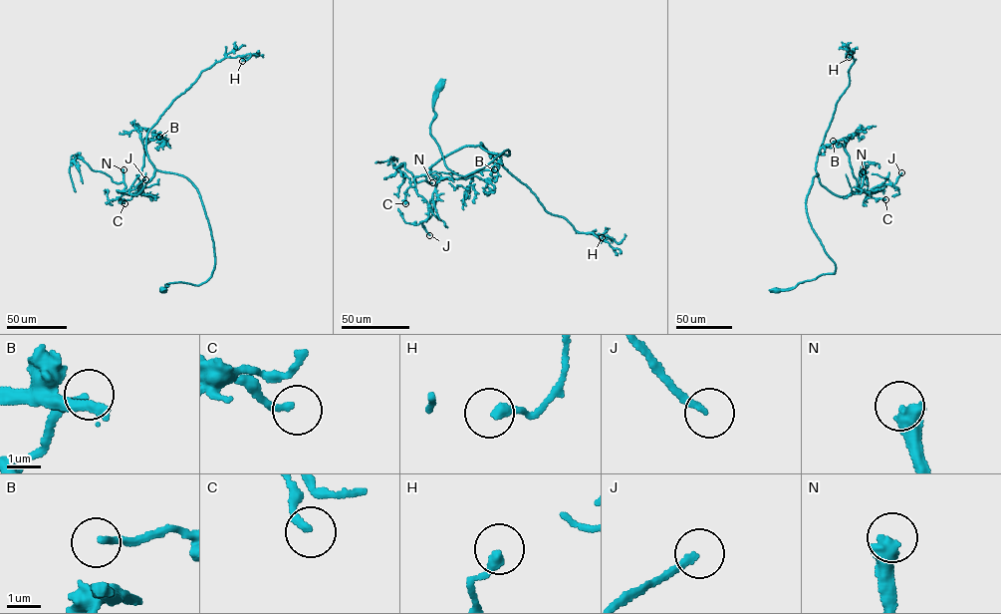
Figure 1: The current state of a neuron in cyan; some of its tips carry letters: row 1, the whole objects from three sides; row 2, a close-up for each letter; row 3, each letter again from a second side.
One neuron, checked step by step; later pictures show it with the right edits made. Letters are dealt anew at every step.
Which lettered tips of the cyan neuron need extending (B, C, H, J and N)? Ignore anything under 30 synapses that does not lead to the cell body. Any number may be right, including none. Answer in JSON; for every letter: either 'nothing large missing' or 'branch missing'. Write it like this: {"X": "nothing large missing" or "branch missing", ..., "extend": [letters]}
{"B": "nothing large missing", "C": "nothing large missing", "H": "nothing large missing", "J": "branch missing", "N": "branch missing", "extend": ["J", "N"]}

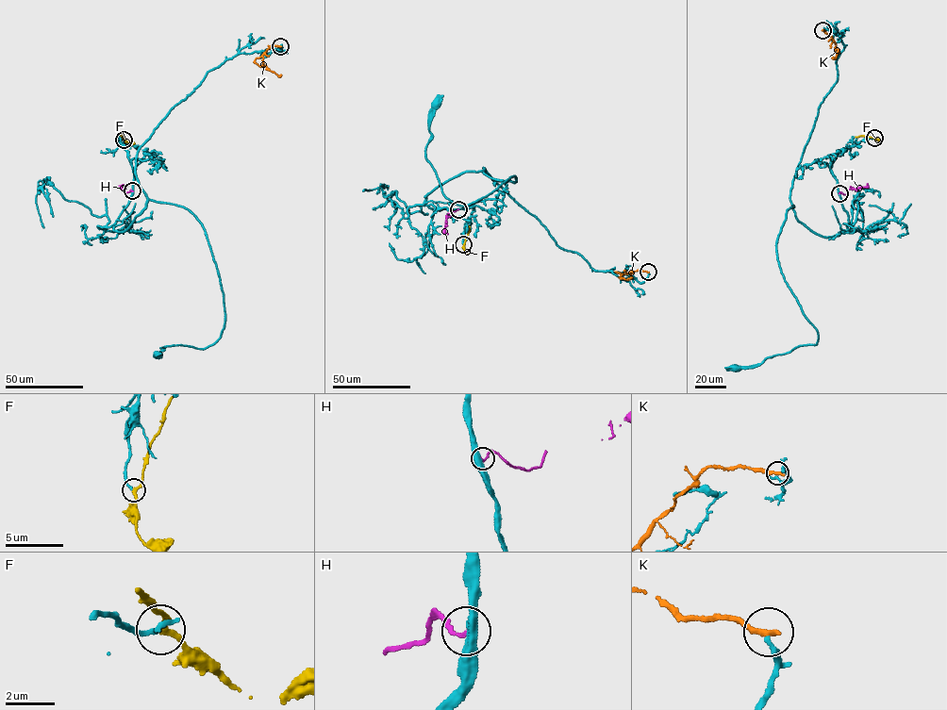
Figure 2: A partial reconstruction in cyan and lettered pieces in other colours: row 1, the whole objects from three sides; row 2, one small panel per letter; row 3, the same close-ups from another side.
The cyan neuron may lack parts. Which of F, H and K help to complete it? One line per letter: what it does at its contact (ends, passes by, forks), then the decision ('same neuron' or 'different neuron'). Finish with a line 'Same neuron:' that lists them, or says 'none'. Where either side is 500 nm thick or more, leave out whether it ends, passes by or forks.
F: it passes by; same neuron
H: it ends there; different neuron
K: it ends there; different neuron
Same neuron: F

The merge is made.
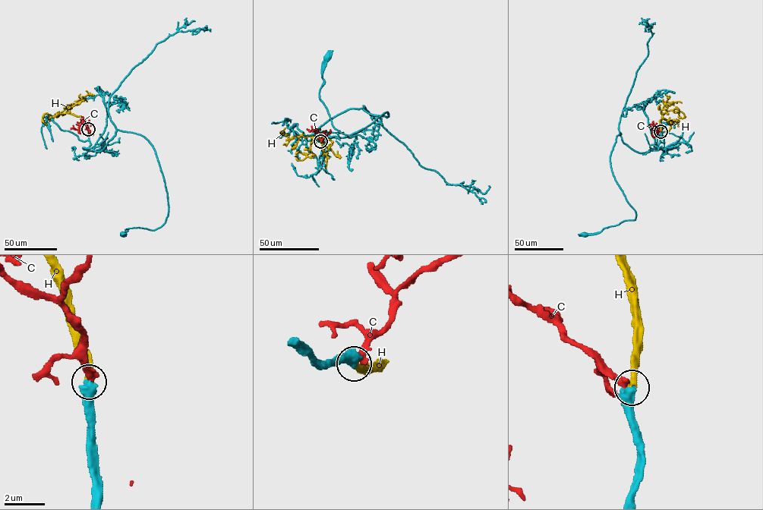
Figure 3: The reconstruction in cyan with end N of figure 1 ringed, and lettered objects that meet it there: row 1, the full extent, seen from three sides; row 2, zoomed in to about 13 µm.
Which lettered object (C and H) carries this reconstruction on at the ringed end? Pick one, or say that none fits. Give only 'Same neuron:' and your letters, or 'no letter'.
Same neuron: H

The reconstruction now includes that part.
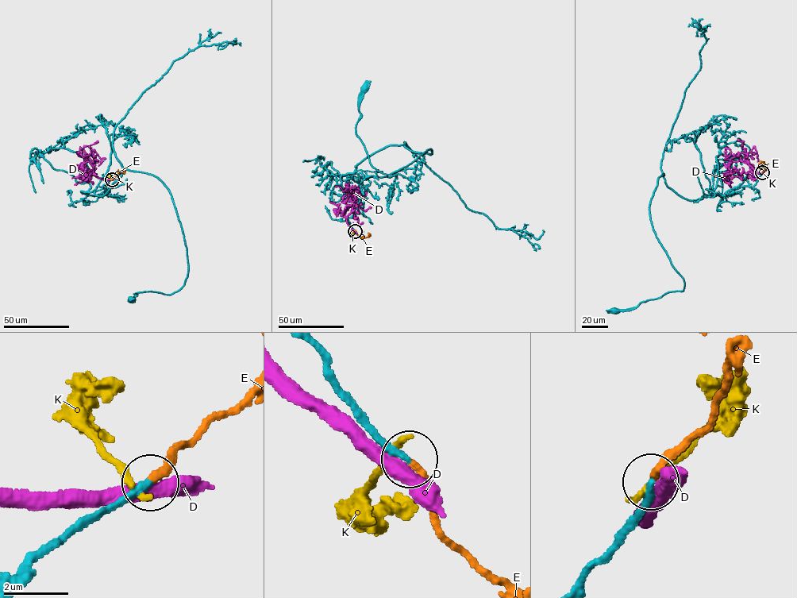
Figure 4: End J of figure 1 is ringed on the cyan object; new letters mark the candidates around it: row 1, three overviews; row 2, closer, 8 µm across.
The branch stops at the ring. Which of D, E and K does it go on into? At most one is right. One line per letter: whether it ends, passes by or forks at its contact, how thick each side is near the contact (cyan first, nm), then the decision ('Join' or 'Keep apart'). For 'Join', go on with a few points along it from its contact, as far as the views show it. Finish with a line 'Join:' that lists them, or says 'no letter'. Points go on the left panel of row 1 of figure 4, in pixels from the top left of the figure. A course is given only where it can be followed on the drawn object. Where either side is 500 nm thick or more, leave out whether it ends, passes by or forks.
D: It passes by. Thickness 260 nm (cyan) against 440 nm. Keep apart
E: It ends there. Thickness 220 nm (cyan) against 200 nm. Join. Its course: (112, 179), (125, 170), (122, 173)
K: It ends there. Thickness 280 nm (cyan) against 240 nm. Keep apart
Join: E

